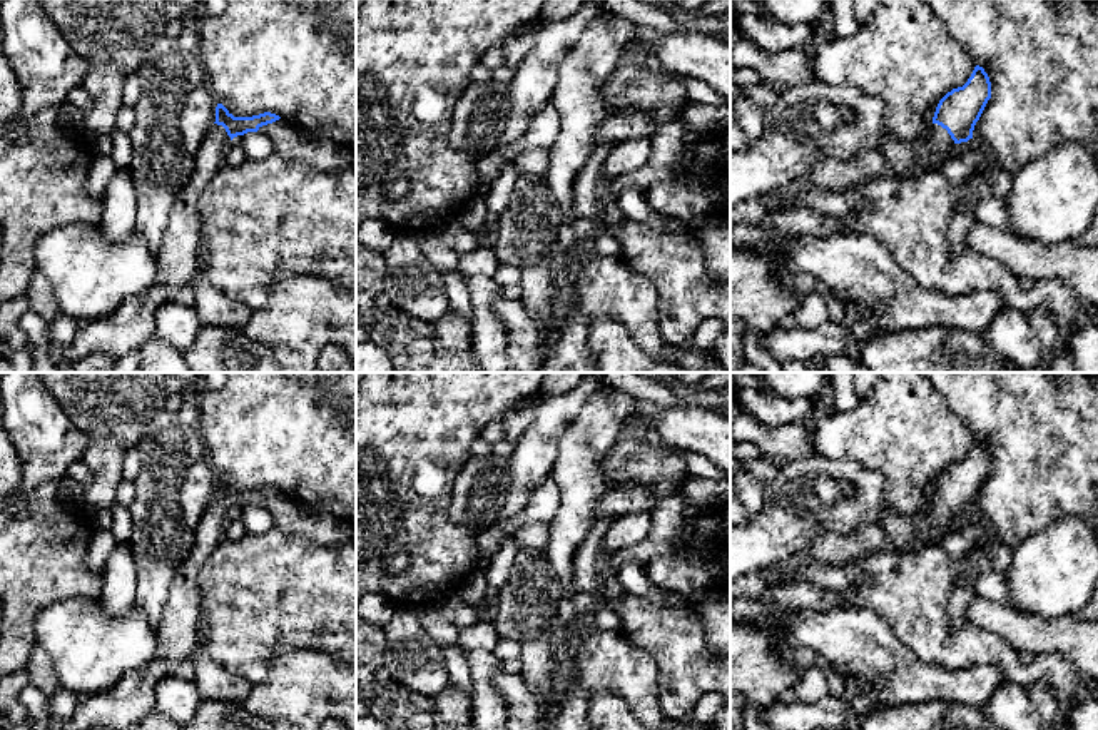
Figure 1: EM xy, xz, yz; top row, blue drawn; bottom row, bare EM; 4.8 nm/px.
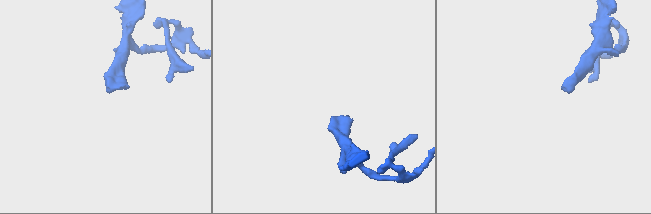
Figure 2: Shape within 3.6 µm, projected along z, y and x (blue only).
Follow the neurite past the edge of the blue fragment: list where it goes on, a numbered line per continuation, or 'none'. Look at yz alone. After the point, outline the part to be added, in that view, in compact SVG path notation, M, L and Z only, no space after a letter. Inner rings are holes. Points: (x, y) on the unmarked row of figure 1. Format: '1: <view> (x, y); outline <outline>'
1: yz (928, 525); outline M929 498L924 508L907 515L886 513L881 521L886 548L906 551L941 543L954 520L948 504L938 498Z

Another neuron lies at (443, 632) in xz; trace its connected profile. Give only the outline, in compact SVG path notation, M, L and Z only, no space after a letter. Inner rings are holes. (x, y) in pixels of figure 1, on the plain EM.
M435 605L421 606L418 616L426 633L440 646L458 646L460 628L446 620Z

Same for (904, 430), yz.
M882 373L852 411L821 413L812 438L816 454L826 459L851 459L881 473L886 501L899 515L924 508L933 498L939 474L953 463L963 461L974 441L969 426L923 373Z

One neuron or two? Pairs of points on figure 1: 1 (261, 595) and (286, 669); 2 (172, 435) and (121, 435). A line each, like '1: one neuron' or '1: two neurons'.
1: two neurons
2: two neurons

